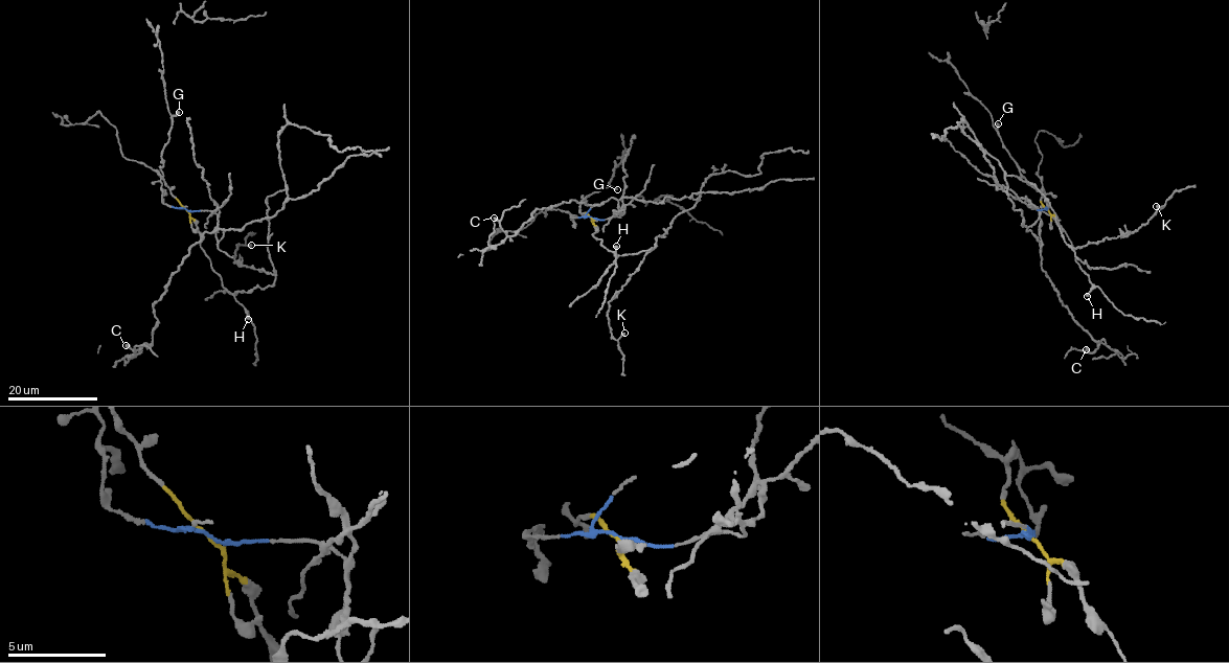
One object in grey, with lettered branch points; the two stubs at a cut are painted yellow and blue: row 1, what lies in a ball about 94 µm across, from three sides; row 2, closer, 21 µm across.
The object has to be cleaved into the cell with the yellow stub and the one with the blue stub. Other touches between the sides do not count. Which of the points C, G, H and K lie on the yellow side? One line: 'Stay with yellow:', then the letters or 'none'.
Stay with yellow: G, H

